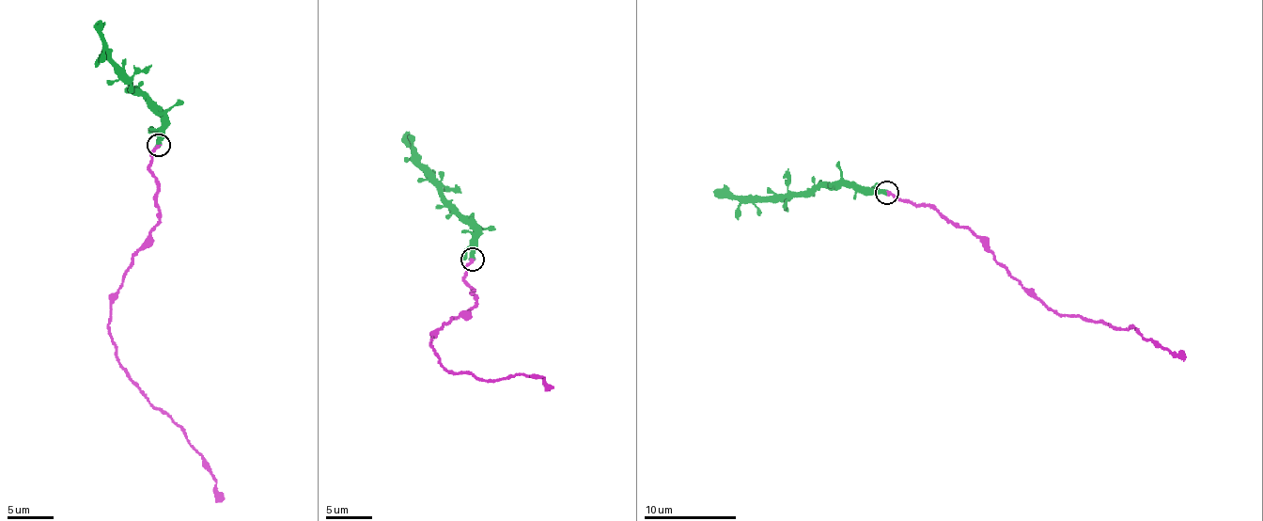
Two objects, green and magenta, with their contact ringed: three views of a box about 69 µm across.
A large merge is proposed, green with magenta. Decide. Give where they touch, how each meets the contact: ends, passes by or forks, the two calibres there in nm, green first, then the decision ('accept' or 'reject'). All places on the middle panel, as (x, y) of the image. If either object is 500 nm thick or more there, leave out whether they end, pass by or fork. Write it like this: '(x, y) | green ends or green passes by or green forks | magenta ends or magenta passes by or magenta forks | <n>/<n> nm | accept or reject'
(472, 259) | green ends | magenta ends | 440/240 nm | reject

